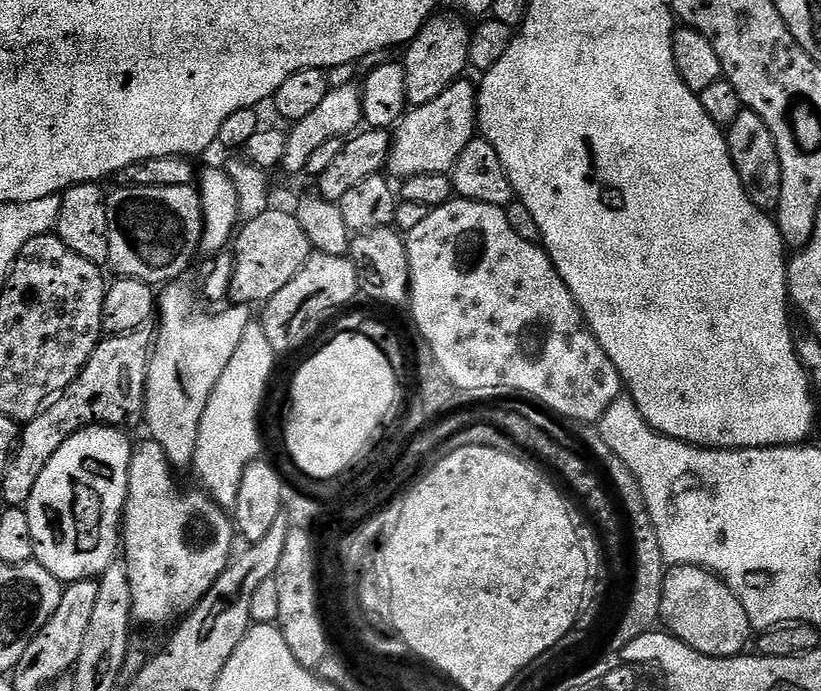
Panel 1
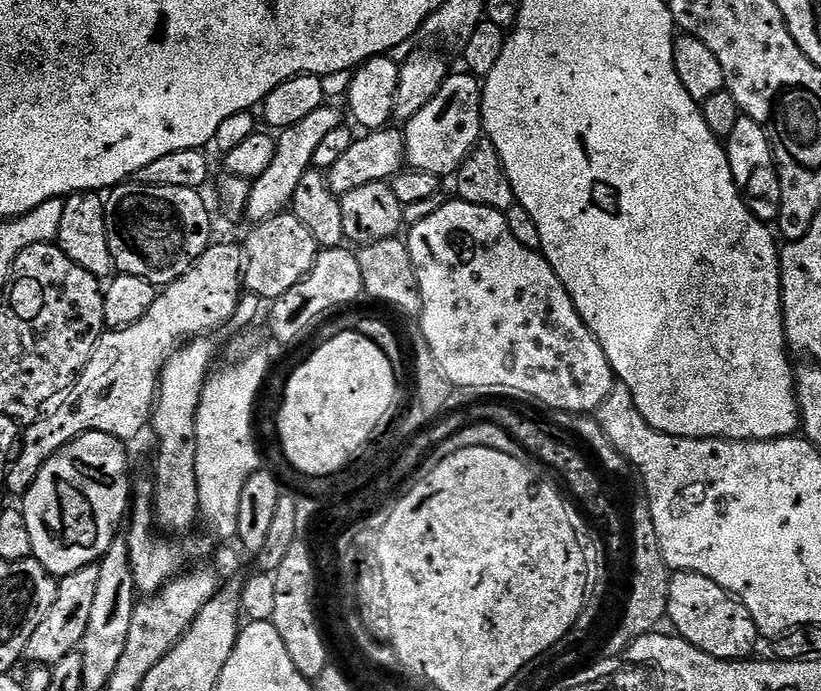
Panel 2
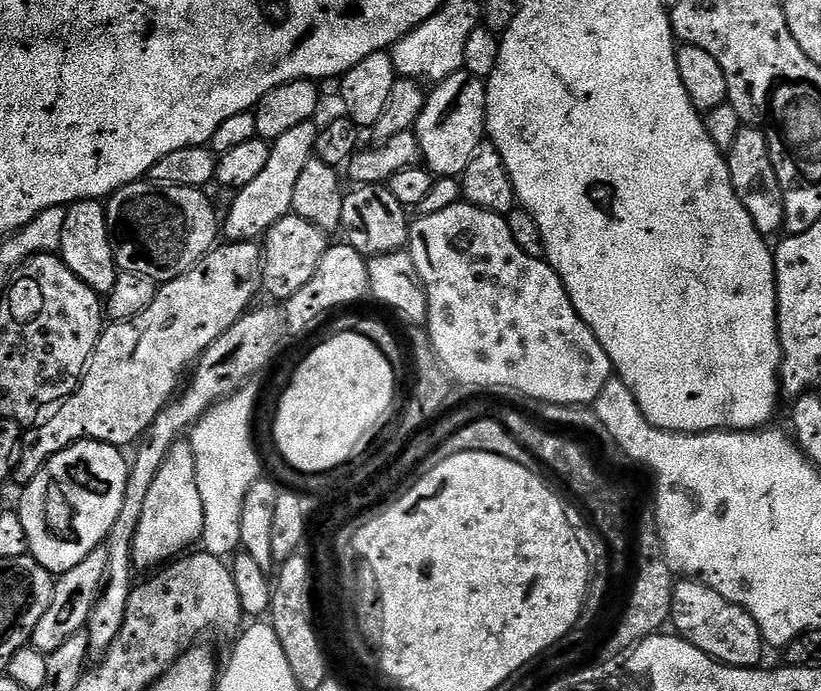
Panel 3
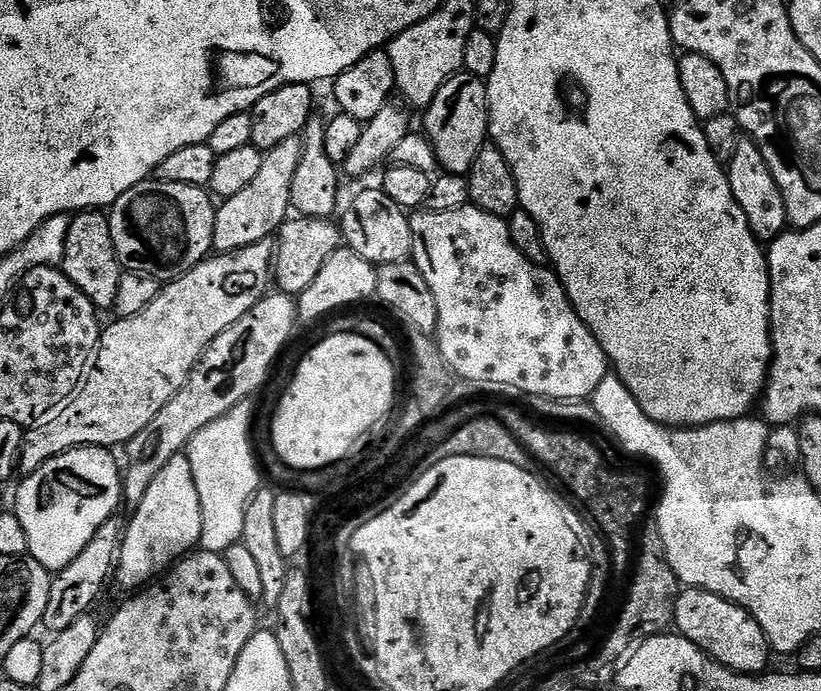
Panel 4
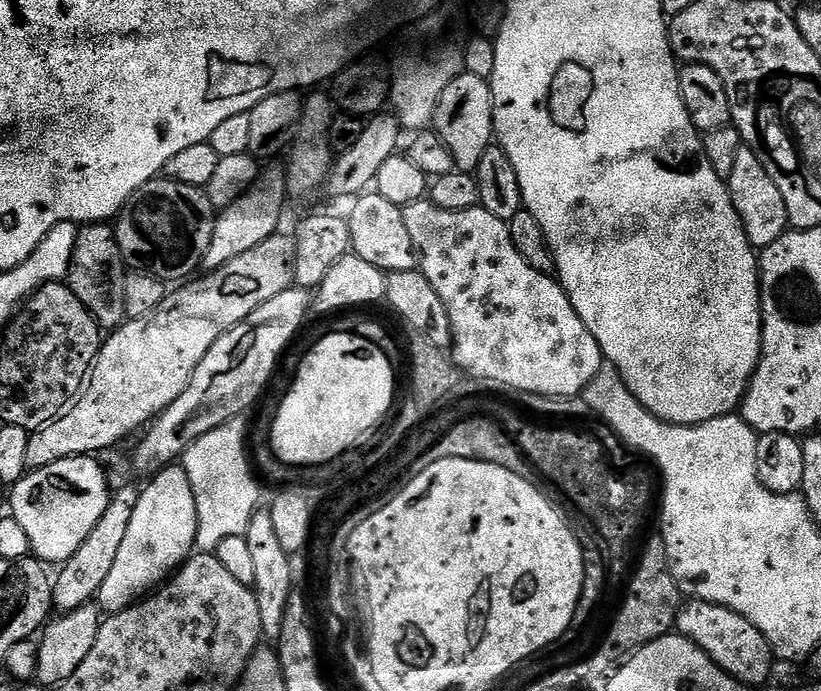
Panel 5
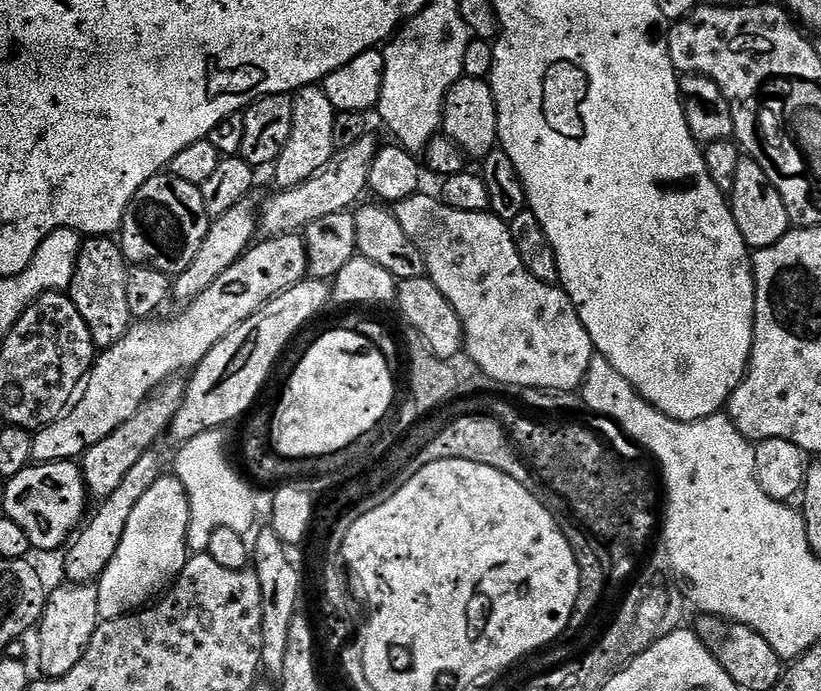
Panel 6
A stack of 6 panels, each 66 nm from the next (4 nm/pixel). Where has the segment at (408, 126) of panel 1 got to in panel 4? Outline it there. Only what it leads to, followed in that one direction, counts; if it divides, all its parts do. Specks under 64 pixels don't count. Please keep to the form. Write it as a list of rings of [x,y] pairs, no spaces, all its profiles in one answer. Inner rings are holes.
[[[457,72],[436,91],[423,116],[422,131],[434,146],[437,165],[450,174],[467,176],[474,158],[478,158],[478,150],[489,139],[487,83],[469,72]]]

